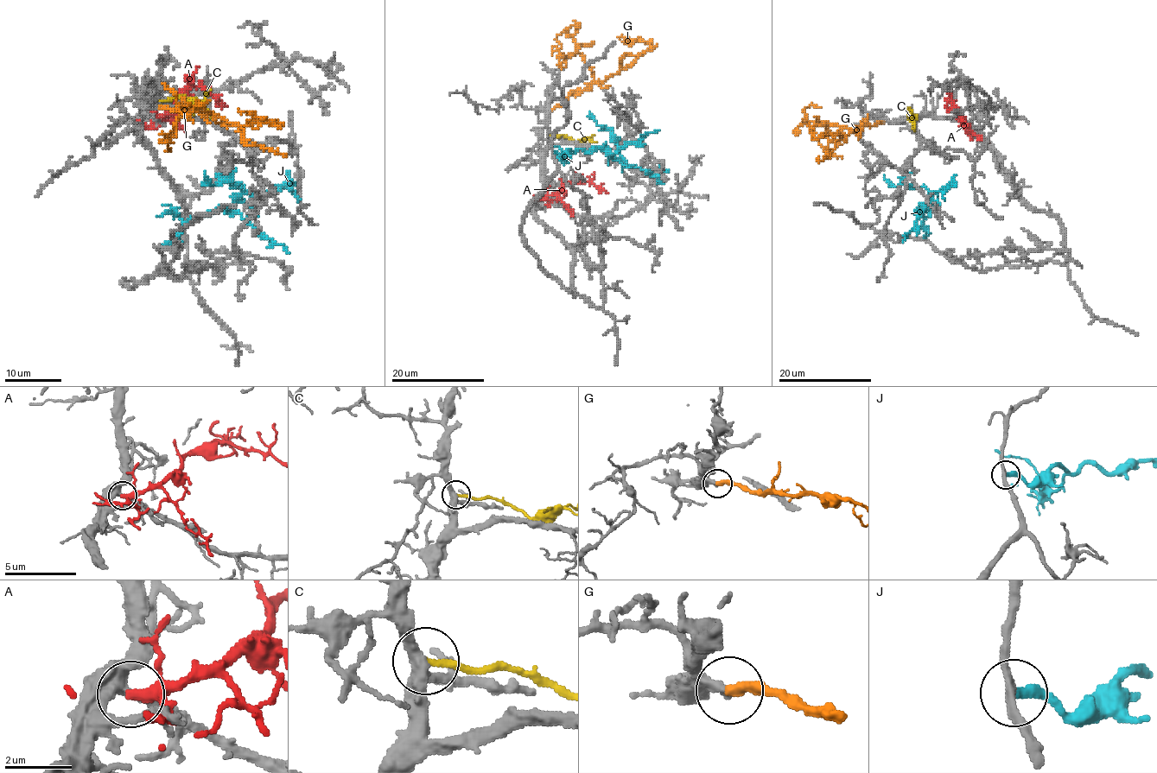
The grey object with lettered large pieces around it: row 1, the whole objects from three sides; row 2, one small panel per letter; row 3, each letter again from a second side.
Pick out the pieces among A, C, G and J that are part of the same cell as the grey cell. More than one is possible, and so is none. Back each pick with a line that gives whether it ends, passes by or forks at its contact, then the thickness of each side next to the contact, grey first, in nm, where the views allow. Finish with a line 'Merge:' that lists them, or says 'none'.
G: it ends there; 320 nm thick on the grey side, 320 nm on the other
J: it ends there; 240 nm thick on the grey side, 220 nm on the other
Merge: G, J

